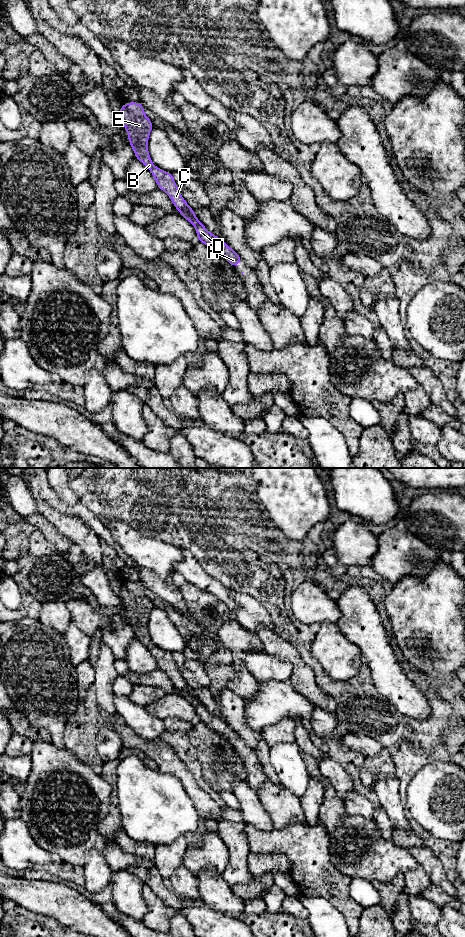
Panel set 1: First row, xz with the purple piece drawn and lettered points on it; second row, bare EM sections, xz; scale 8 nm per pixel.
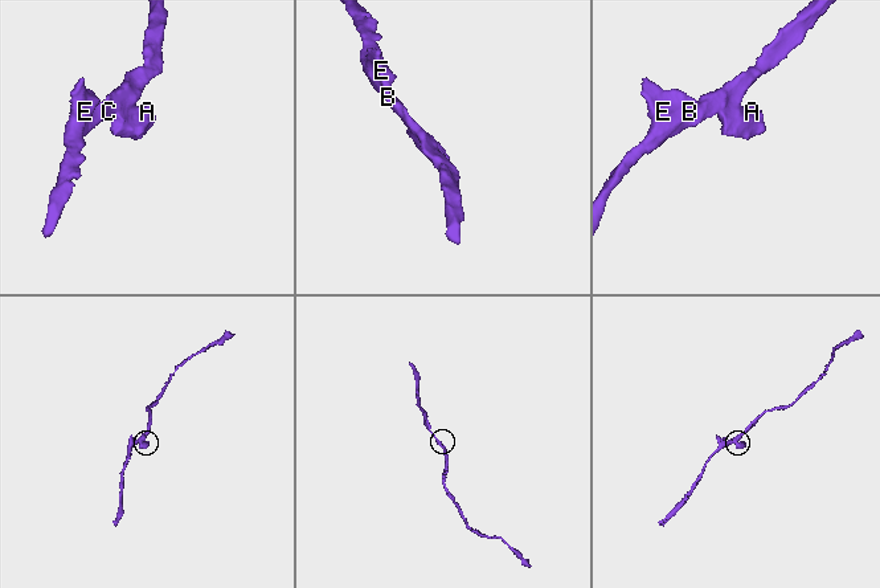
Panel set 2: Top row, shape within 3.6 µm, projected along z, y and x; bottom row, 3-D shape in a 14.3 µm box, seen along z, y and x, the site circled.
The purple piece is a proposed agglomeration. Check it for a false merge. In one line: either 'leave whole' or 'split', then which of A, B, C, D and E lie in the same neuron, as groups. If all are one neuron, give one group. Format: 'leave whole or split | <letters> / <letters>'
split | A D / B C E

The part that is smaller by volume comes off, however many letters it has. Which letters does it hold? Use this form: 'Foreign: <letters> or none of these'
Foreign: A, D

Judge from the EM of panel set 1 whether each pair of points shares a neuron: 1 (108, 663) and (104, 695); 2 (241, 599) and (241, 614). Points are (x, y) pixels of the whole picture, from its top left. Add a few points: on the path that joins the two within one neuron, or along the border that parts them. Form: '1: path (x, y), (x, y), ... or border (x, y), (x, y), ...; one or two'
1: path (105, 671), (104, 687); one
2: path (244, 603), (245, 610); one

